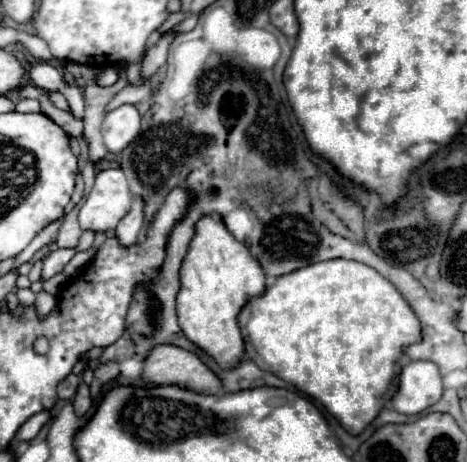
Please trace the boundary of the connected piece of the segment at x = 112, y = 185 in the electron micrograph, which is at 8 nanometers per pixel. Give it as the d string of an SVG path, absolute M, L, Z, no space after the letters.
M119 168L101 170L79 212L79 226L91 232L109 232L131 208L127 178Z

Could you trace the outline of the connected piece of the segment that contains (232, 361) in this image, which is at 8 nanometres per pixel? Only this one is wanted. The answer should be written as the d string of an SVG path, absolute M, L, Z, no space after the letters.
M201 216L195 224L195 234L187 248L183 264L179 268L179 284L181 286L179 286L175 302L177 302L179 326L185 332L185 336L193 344L203 348L211 358L215 358L219 366L223 366L223 368L237 366L243 360L243 338L241 338L241 330L237 324L239 306L243 306L243 302L247 302L247 298L253 298L255 294L263 294L263 290L267 286L265 274L263 274L259 262L251 256L249 246L245 242L235 240L219 216Z

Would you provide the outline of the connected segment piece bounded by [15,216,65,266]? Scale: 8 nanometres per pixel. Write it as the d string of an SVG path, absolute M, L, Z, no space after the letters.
M63 216L61 218L57 218L57 220L53 220L53 222L49 222L43 230L39 230L37 232L37 236L31 240L31 244L17 256L17 264L15 266L19 266L19 264L25 264L37 250L41 250L41 248L45 248L45 246L49 246L49 244L53 244L53 242L57 242L57 234L59 234L59 228L61 228L61 224L63 224Z

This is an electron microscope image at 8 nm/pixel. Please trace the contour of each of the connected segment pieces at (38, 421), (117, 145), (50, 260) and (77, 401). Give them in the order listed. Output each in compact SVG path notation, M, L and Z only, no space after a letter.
M39 412L35 416L31 416L15 434L15 440L21 442L21 440L33 440L37 436L37 432L41 430L41 426L51 418L49 412Z
M123 104L111 110L103 120L103 138L109 152L119 154L133 142L141 128L141 116L133 104Z
M59 248L55 252L49 252L47 258L43 260L43 270L41 270L41 280L49 280L51 276L55 276L57 272L61 272L65 268L65 264L75 256L73 248Z
M81 382L79 384L79 388L77 388L77 394L75 394L75 398L73 398L73 406L75 412L79 414L79 416L83 416L89 408L91 408L91 396L89 396L89 386L85 384L85 382Z

